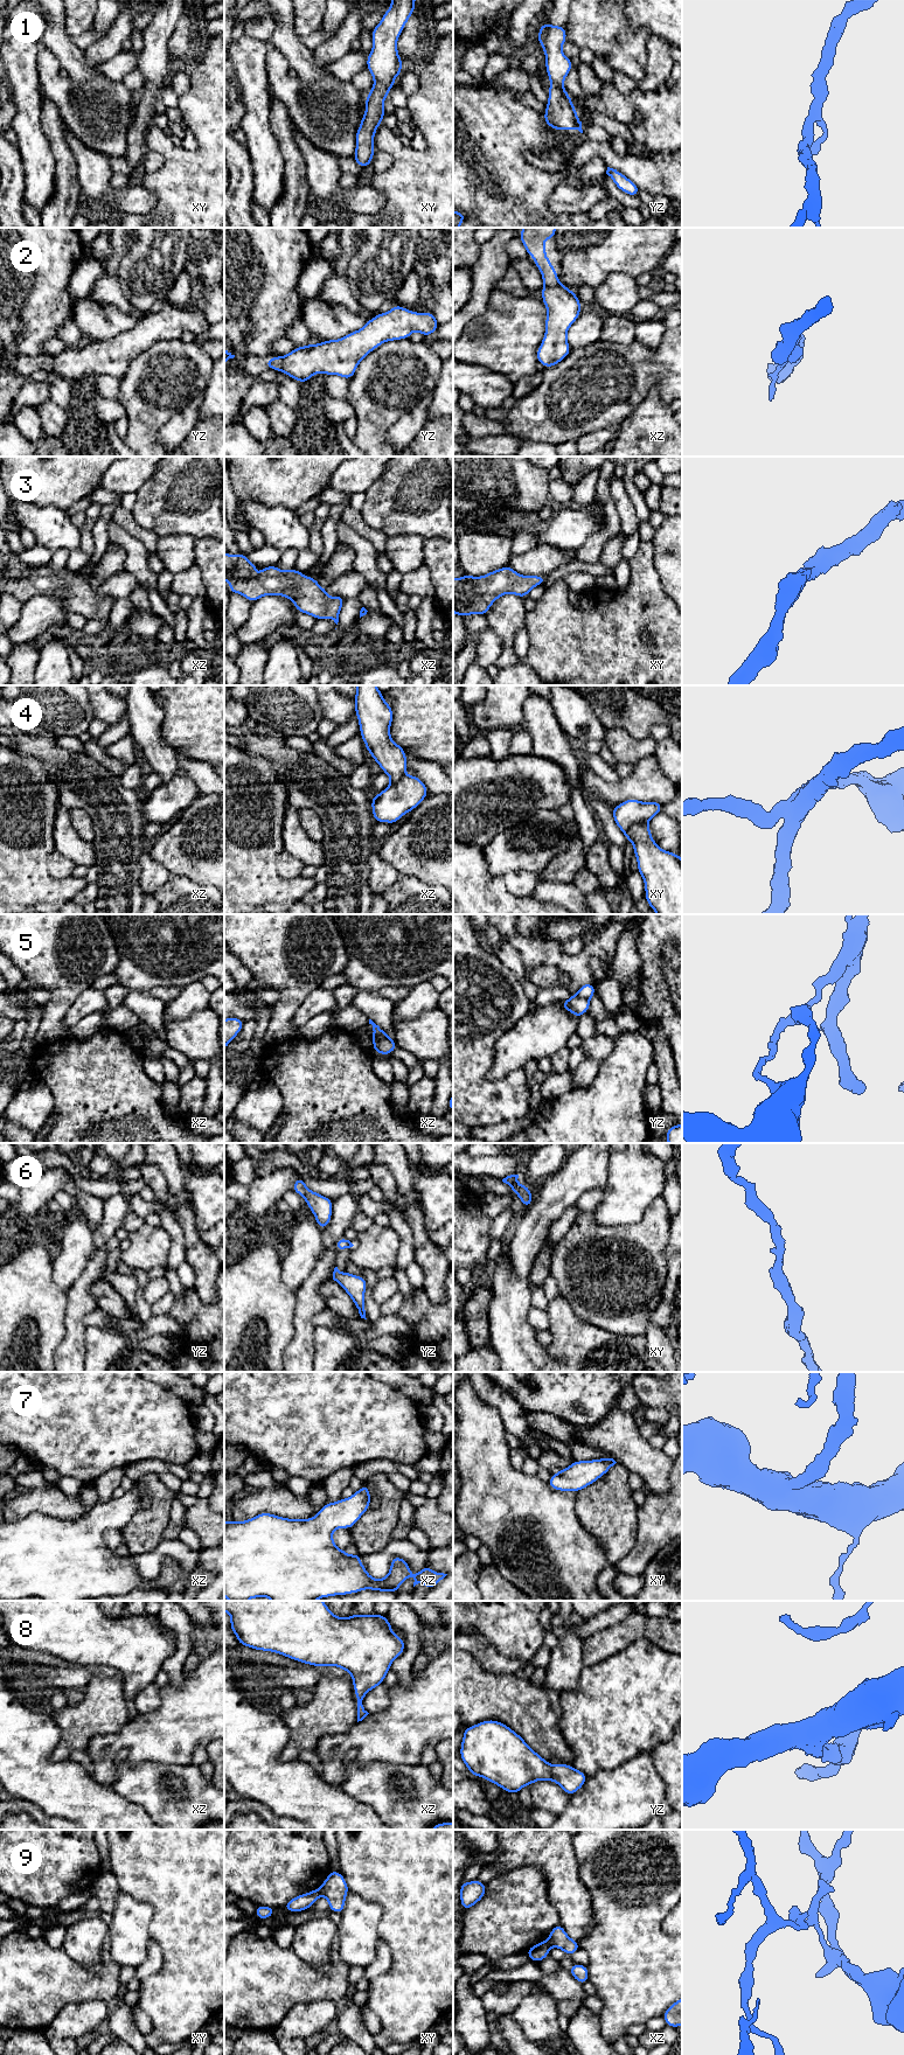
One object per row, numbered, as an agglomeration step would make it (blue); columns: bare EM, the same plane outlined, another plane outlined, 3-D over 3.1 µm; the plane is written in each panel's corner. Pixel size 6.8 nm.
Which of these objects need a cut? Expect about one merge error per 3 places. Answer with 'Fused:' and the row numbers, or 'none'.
Fused: 4, 5, 9

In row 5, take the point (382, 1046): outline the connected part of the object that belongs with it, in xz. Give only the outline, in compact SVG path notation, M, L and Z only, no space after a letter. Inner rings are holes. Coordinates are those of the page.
M373 1038L373 1049L378 1054L390 1056L390 1053L396 1050L398 1046L395 1040L391 1038L377 1039Z

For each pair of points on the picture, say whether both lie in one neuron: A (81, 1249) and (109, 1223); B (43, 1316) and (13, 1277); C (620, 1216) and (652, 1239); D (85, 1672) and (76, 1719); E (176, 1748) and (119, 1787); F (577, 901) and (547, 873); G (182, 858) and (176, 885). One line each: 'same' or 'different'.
A: different
B: same
C: different
D: different
E: different
F: different
G: different

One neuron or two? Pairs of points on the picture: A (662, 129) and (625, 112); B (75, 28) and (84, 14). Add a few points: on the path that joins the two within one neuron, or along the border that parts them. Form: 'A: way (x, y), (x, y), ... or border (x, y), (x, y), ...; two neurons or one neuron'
A: way (653, 119), (637, 103), (633, 103); one neuron
B: way (76, 25), (81, 18); one neuron

